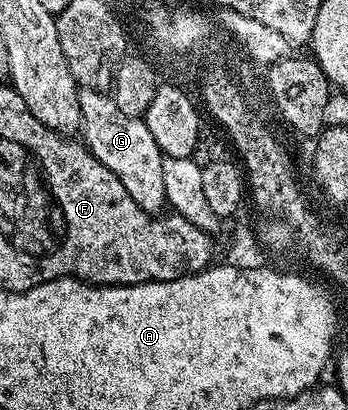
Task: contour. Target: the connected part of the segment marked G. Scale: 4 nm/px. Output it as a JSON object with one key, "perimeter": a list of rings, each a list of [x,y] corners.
{"perimeter":[[[82,88],[78,93],[78,101],[82,115],[80,136],[83,136],[81,139],[85,147],[100,163],[108,166],[108,170],[112,170],[120,182],[124,182],[124,190],[132,194],[141,208],[151,214],[161,213],[161,208],[165,209],[168,204],[164,188],[164,157],[145,119],[122,113],[113,95],[102,90]]]}

